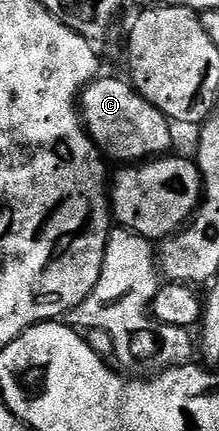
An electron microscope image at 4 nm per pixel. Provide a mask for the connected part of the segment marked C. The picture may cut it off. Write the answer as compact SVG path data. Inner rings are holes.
M100 77L92 81L83 90L81 114L91 140L108 160L124 159L124 164L131 165L136 161L151 161L170 152L167 150L171 147L172 120L141 97L126 78Z

